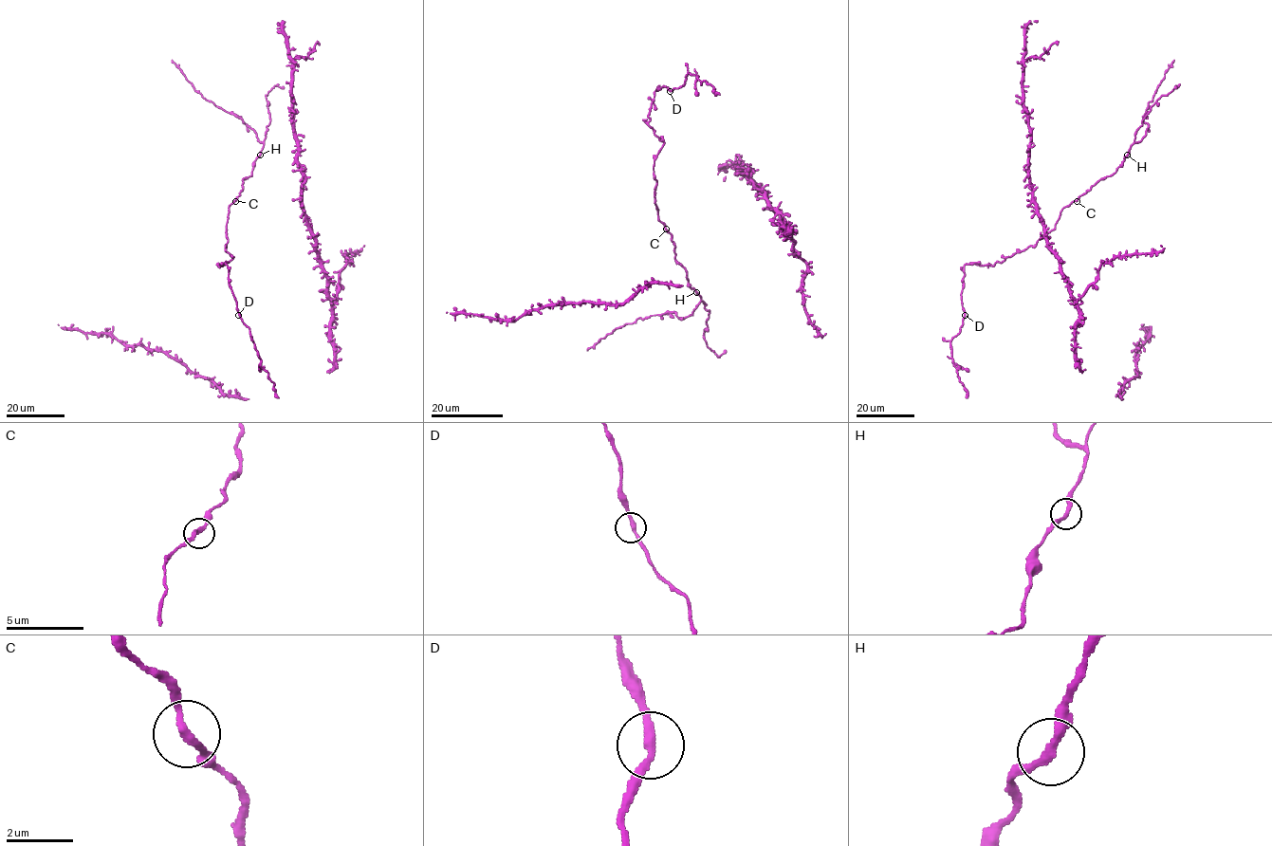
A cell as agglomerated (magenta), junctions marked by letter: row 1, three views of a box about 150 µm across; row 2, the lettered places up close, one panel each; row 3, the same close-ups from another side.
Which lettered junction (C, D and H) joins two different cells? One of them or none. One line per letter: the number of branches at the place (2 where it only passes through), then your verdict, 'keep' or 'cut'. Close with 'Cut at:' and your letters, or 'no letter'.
C: branches 2; keep
D: branches 2; keep
H: branches 2; keep
Cut at: no letter

